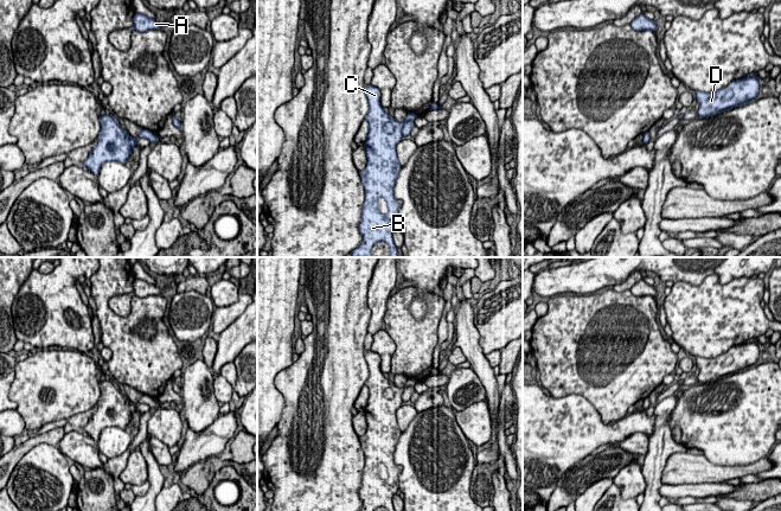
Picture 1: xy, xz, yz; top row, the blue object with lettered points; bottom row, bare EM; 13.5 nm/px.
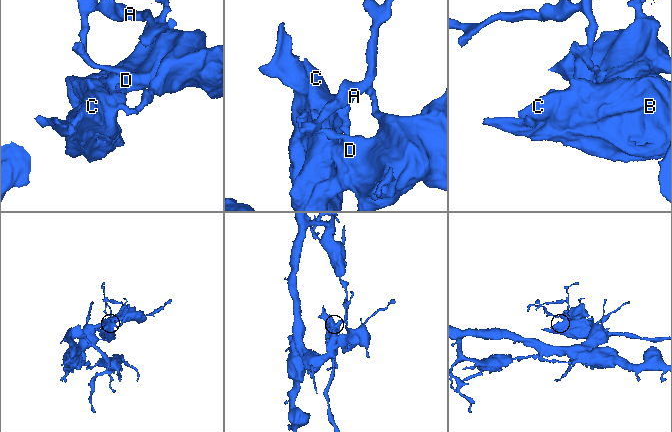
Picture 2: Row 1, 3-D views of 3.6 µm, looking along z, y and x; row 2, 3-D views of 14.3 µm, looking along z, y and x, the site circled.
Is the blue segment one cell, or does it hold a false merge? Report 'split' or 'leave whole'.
split

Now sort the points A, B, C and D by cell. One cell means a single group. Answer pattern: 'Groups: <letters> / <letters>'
Groups: A D / B C

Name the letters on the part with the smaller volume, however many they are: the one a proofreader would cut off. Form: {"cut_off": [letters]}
{"cut_off": ["B", "C"]}

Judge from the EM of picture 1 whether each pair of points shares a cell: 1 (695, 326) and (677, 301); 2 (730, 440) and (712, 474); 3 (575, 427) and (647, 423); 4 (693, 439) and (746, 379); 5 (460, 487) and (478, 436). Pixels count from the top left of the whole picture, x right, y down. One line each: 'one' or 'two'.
1: one
2: two
3: one
4: one
5: two

